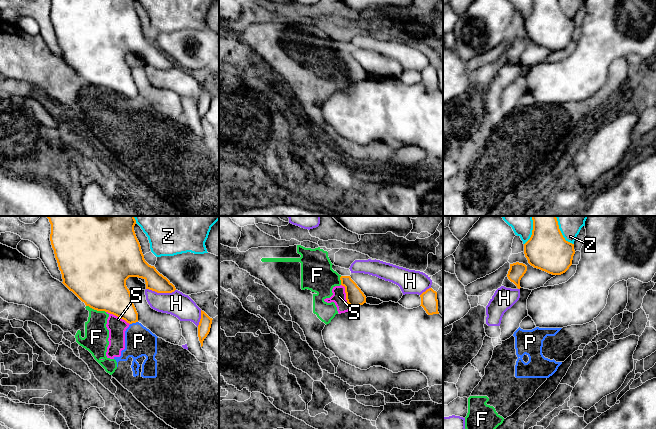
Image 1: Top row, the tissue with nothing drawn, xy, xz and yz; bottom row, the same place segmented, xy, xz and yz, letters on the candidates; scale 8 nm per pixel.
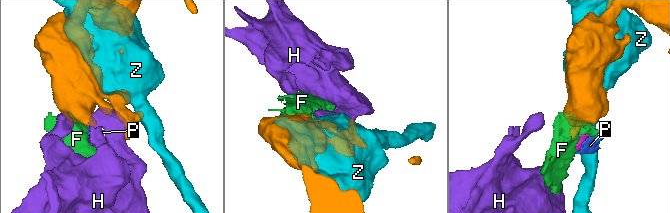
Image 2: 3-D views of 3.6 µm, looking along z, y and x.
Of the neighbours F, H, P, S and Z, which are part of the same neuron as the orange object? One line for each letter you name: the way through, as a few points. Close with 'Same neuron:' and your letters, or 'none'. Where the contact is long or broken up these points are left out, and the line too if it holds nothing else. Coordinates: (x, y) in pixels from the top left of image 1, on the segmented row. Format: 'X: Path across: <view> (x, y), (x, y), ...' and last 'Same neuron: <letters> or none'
Same neuron: none

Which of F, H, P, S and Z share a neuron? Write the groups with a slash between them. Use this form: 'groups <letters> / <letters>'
groups F P S / H / Z

